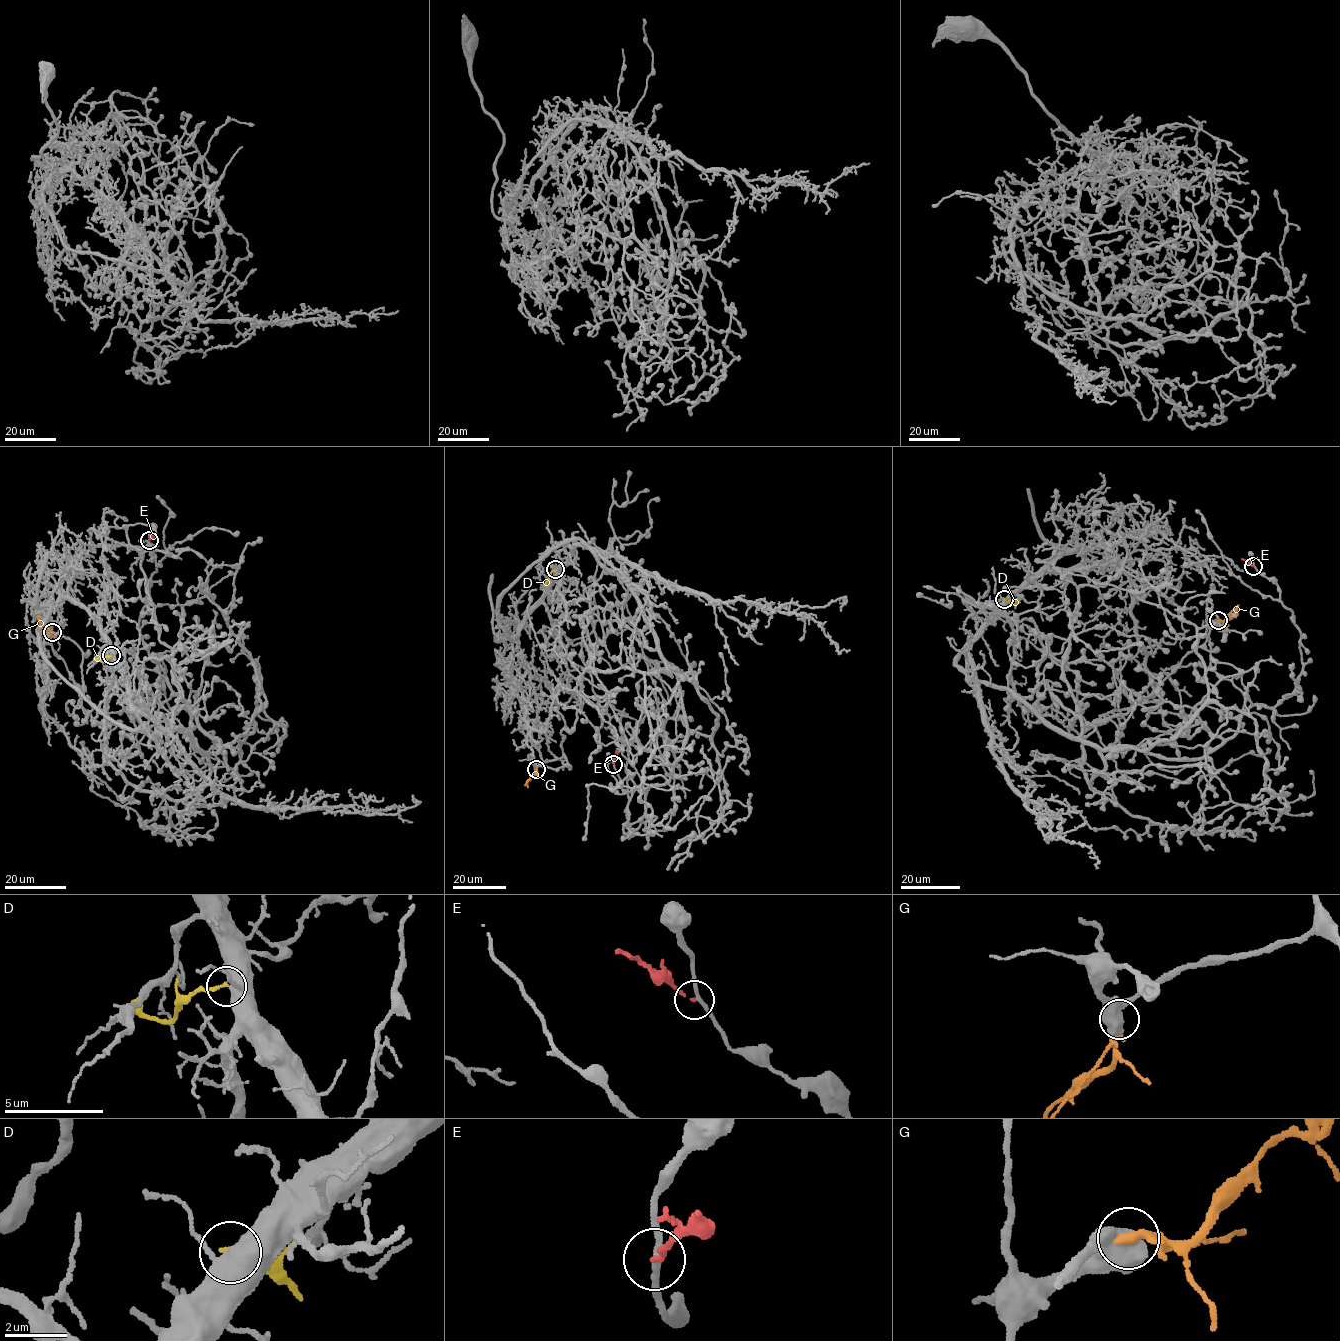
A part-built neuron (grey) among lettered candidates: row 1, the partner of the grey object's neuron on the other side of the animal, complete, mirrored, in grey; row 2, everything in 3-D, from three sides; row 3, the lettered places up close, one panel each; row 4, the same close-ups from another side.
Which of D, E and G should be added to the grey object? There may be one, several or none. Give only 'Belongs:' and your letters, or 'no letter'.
Belongs: no letter

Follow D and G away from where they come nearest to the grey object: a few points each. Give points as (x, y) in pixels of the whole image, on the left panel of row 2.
D: (111, 655), (100, 661), (94, 658)
G: (52, 632), (39, 621), (37, 615)

